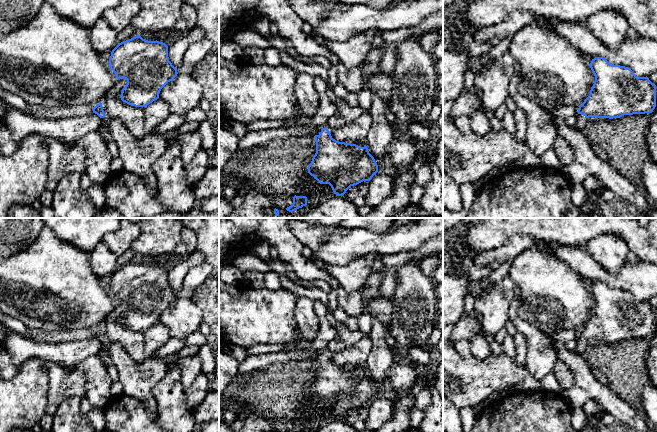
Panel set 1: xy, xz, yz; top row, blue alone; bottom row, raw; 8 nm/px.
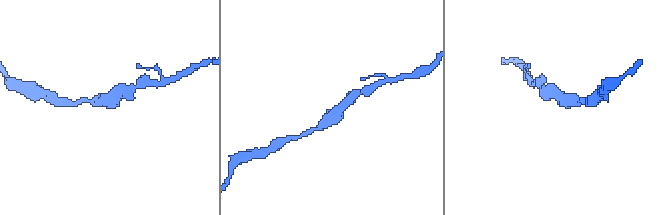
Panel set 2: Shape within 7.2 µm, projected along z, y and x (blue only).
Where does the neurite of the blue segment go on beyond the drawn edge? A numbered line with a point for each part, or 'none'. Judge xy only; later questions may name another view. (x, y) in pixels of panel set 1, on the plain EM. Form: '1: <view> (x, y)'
1: xy (67, 354)

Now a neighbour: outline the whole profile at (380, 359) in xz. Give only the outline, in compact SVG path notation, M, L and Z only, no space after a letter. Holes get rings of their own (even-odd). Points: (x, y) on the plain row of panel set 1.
M373 319L370 331L373 347L366 362L366 370L377 389L388 377L390 366L393 363L391 347L385 340L388 335L390 335L390 331L387 326L377 319Z

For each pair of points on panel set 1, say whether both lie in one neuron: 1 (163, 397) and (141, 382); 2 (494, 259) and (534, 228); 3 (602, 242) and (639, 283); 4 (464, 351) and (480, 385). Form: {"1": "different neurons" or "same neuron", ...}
{"1": "different neurons", "2": "different neurons", "3": "different neurons", "4": "different neurons"}

